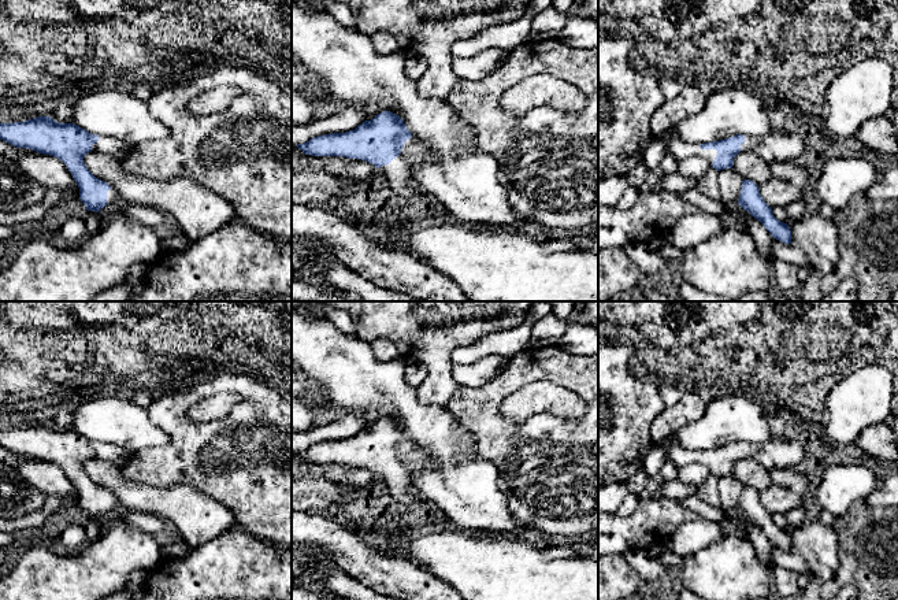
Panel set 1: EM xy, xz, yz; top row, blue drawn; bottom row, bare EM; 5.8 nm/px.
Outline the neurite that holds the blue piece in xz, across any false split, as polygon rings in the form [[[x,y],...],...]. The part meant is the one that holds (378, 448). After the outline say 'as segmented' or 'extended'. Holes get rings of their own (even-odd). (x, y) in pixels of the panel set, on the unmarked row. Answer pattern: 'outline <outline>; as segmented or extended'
outline [[[390,418],[364,427],[355,437],[318,442],[296,453],[312,463],[365,467],[385,481],[390,495],[402,504],[424,501],[413,485],[413,475],[435,464],[412,444],[404,427]]]; extended

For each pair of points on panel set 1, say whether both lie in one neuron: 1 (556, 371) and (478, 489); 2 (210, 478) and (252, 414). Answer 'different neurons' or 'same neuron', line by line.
1: different neurons
2: same neuron

